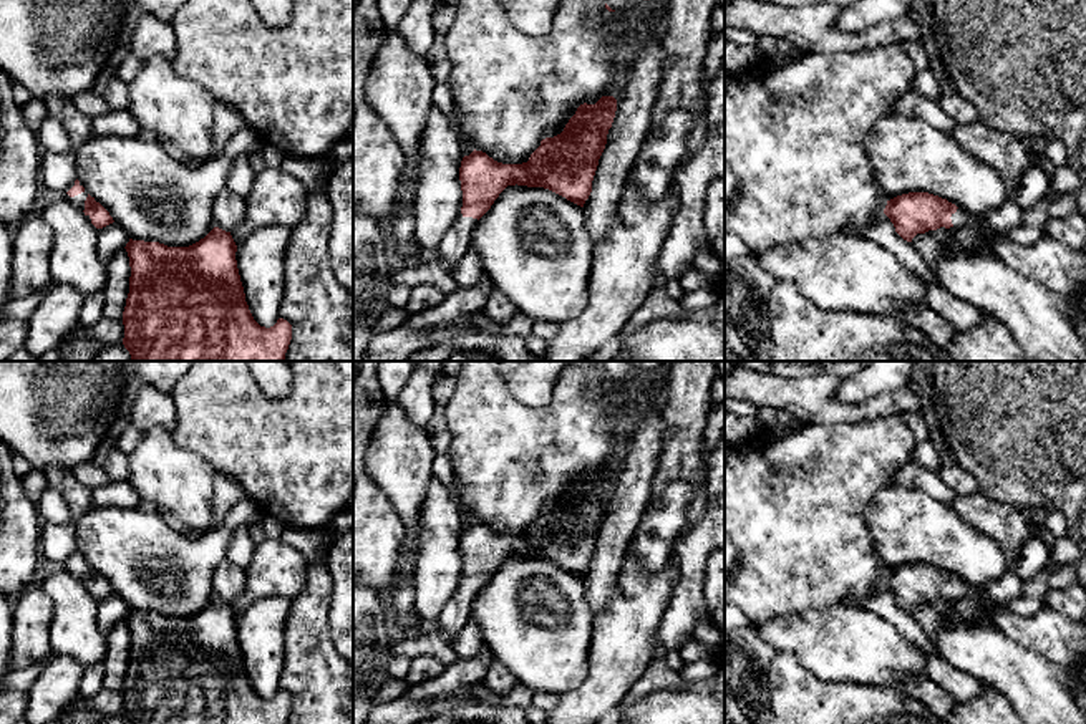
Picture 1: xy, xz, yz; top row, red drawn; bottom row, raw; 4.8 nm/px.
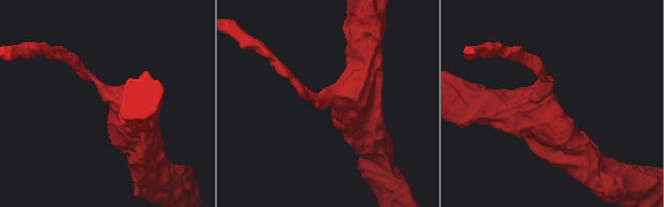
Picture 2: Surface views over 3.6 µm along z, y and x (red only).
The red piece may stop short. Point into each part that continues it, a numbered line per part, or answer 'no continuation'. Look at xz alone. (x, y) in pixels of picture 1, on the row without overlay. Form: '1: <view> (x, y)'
1: xz (456, 612)

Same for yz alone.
1: yz (960, 588)

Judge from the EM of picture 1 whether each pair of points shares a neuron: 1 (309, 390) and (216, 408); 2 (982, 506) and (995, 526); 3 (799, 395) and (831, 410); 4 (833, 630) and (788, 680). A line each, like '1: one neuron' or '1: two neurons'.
1: one neuron
2: one neuron
3: one neuron
4: two neurons

